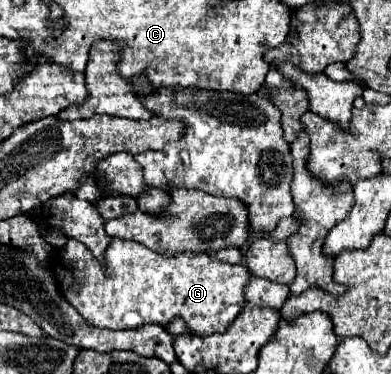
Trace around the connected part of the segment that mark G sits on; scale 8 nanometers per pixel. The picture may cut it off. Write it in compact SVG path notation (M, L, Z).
M113 237L107 251L105 263L101 263L83 243L77 239L67 239L67 243L53 251L49 257L49 267L53 277L65 295L65 299L89 321L93 327L107 329L137 329L147 323L169 325L175 317L181 317L191 333L195 335L213 335L225 333L227 327L237 318L243 309L245 287L251 279L251 273L243 265L223 263L207 253L155 253L137 241L125 241Z

